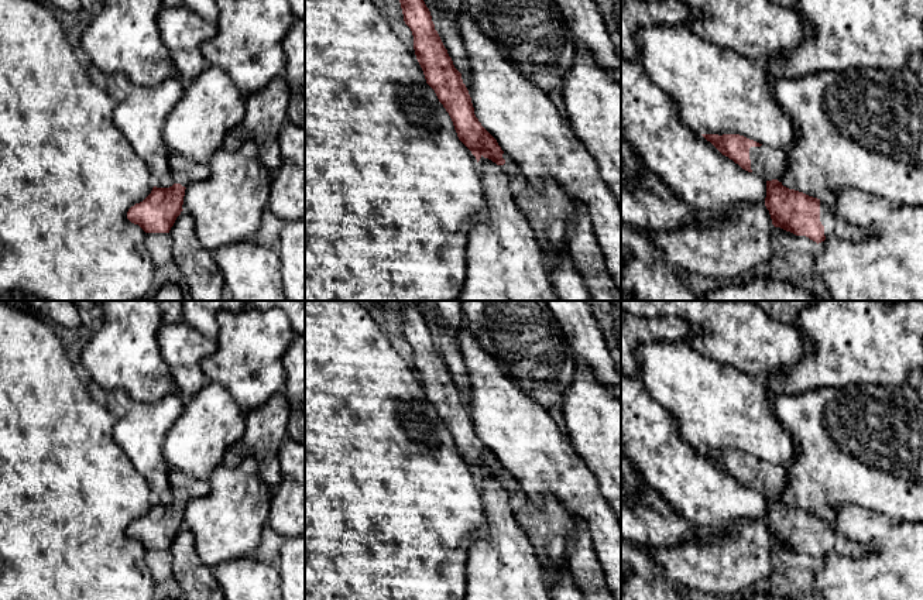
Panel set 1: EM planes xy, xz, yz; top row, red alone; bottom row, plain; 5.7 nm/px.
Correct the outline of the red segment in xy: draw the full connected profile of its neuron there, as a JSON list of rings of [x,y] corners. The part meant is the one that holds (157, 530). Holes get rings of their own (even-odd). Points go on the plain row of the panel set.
[[[174,467],[168,473],[168,484],[174,501],[169,504],[154,503],[143,518],[135,520],[127,528],[127,535],[145,549],[169,549],[183,527],[186,503],[209,493],[207,480],[193,479]]]

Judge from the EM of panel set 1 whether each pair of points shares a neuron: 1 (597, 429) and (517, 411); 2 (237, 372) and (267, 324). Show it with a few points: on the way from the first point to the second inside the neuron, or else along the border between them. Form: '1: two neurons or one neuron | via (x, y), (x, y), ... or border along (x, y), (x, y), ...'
1: two neurons | border along (566, 436), (586, 463)
2: one neuron | via (242, 360), (243, 353), (261, 335)

